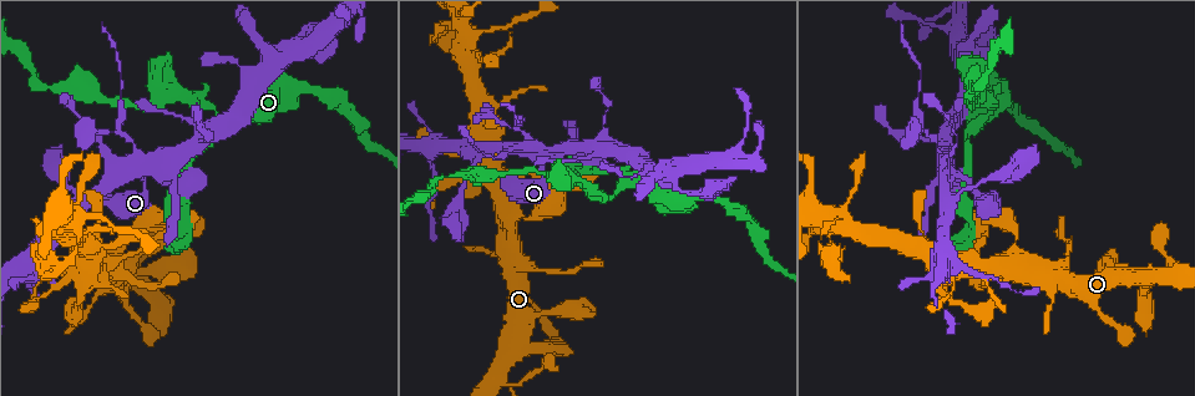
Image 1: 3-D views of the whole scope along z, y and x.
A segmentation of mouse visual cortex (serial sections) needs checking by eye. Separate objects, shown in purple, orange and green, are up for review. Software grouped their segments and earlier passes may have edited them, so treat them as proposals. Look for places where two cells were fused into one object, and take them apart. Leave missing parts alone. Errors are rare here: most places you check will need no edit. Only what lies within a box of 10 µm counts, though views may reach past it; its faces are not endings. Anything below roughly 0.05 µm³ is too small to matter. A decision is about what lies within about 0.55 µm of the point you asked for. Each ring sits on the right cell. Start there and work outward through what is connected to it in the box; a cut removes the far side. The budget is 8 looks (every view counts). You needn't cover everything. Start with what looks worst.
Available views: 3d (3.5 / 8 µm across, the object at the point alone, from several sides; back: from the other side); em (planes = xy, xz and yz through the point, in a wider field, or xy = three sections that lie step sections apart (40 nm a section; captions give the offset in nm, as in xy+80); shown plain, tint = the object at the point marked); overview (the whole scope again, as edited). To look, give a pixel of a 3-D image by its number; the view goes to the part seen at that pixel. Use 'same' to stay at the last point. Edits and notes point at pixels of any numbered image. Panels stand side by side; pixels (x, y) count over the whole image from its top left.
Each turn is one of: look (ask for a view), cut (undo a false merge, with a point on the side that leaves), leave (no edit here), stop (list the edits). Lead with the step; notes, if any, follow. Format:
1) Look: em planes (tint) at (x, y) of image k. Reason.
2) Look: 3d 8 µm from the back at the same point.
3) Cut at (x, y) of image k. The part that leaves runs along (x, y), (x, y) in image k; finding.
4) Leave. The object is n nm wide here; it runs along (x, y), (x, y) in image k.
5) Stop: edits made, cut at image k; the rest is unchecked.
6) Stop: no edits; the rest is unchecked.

Look: 3d 3.5 µm at (520, 131) of image 1.

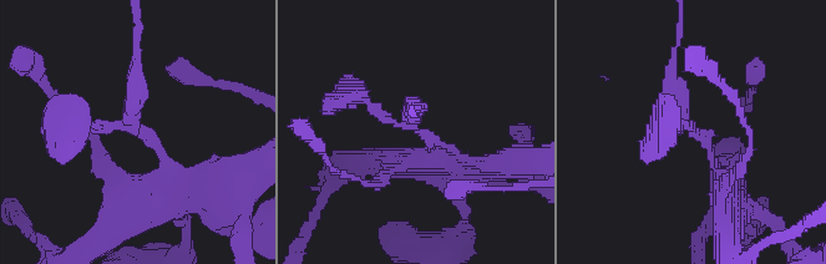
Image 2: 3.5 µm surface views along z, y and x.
Look: em xy step 2 (tint) at (135, 127) of image 2. Shape alone is not enough.

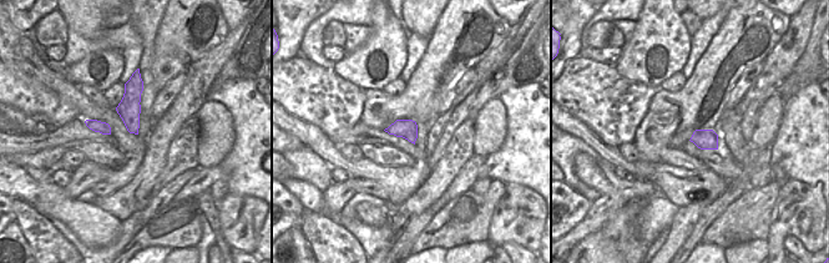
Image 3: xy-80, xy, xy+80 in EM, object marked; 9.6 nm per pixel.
Look: em planes (tint) at the same point. Another direction.

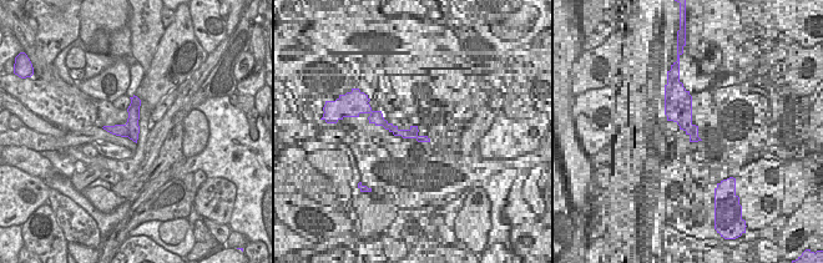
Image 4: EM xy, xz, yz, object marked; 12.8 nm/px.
Leave. It runs along (446, 161), (450, 148), (346, 95) in image 2; one cell here.

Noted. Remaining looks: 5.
Look: 3d 3.5 µm from the back at (210, 104) of image 1. Abrupt turn.

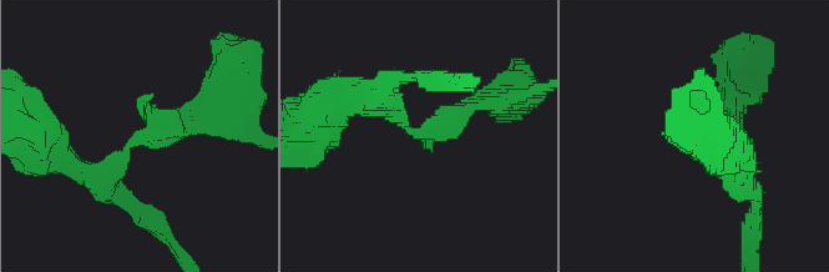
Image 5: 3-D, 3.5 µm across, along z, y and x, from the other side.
Look: em xy step 5 (tint) at (137, 140) of image 5.

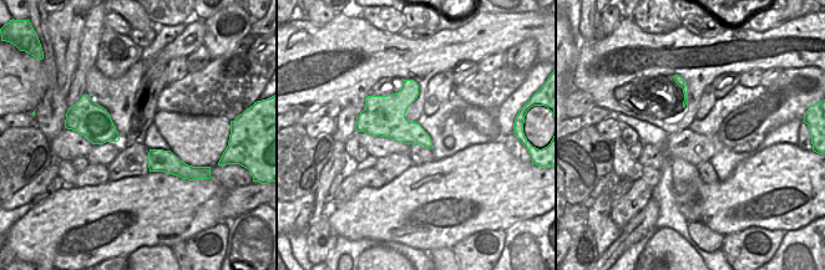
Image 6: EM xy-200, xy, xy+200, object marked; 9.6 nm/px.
Leave. The object is 260 nm wide here; it runs along (86, 174), (205, 107) in image 5; one cell here.

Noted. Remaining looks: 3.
Look: 3d 3.5 µm at (986, 227) of image 1.

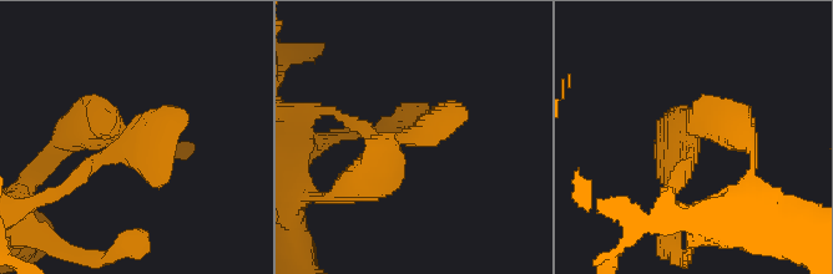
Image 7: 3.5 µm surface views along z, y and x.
Look: em xy step 3 (plain) at (136, 131) of image 7. Now the EM.

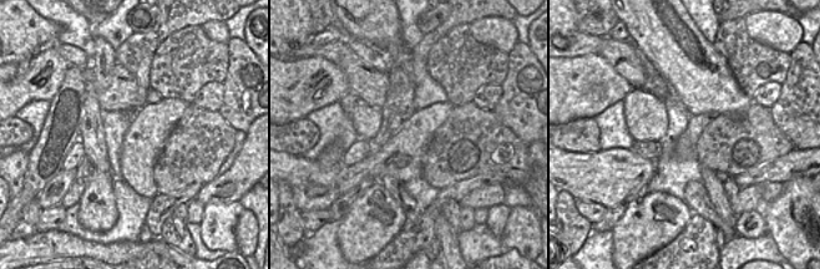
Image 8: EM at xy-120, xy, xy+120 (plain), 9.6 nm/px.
Look: em xy step 3 (tint) at the same point. Where the object lies.

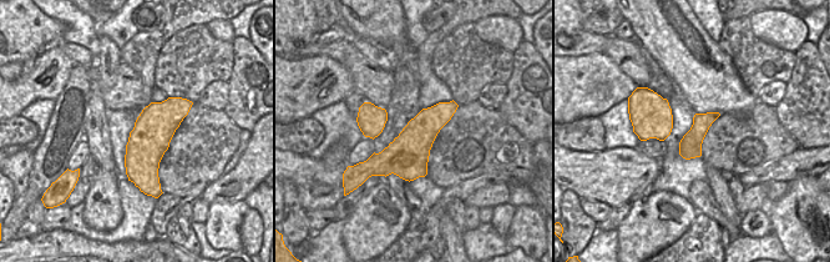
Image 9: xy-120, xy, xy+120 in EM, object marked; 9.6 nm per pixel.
Leave. It runs along (352, 187), (394, 146), (463, 117) in image 7; continuous, no second cell.

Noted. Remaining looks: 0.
Stop: no edits; the rest is unchecked.

